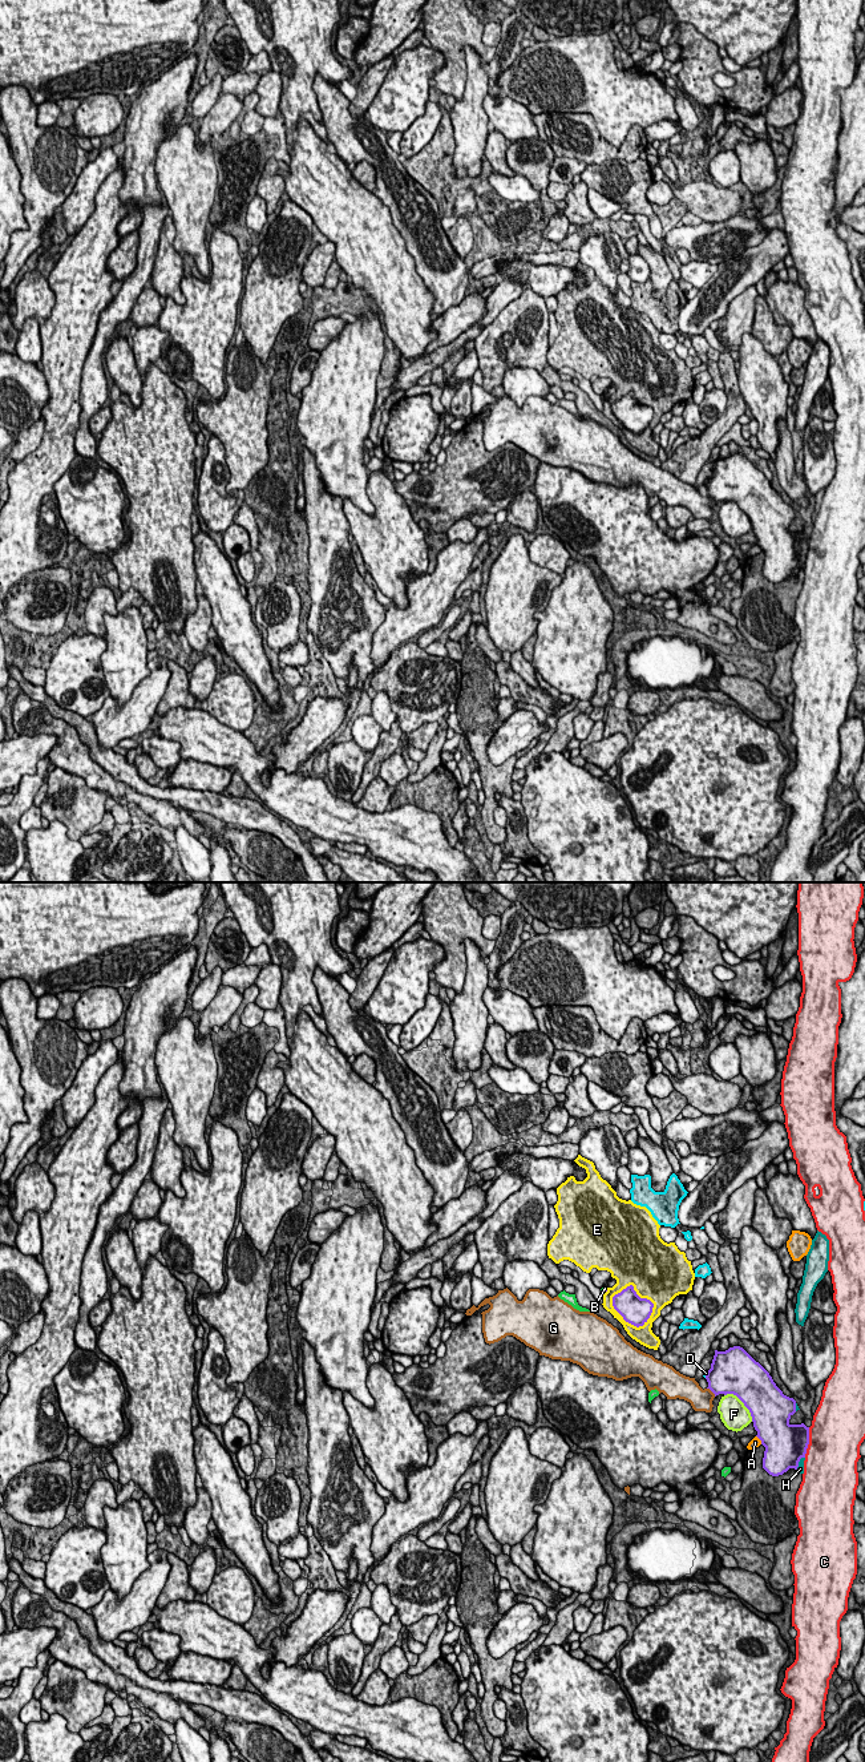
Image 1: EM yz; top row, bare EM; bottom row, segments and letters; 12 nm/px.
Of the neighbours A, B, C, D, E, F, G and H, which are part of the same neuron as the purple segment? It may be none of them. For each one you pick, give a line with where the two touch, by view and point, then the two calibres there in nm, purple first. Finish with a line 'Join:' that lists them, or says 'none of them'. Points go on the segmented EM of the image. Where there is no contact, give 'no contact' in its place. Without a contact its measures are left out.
Join: none of them

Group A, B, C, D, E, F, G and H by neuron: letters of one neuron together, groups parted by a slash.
A / B / C H / D / E / F / G

